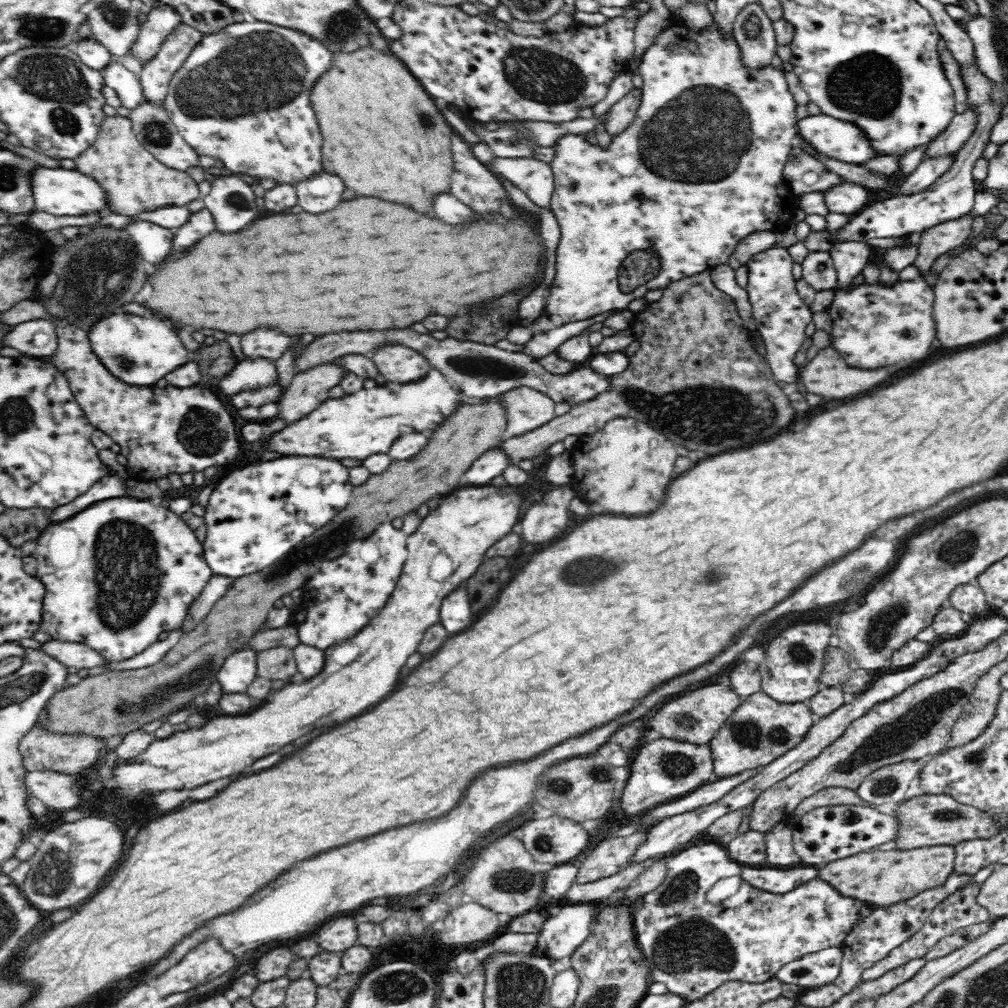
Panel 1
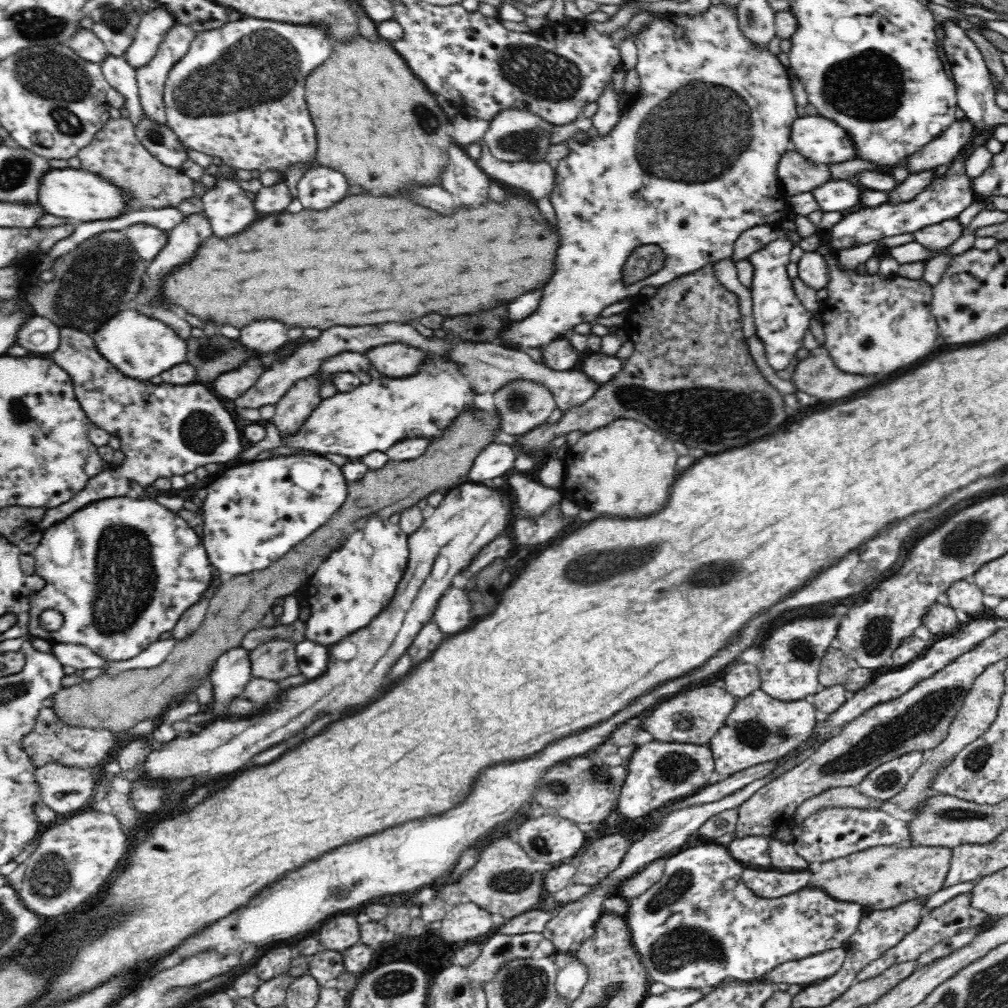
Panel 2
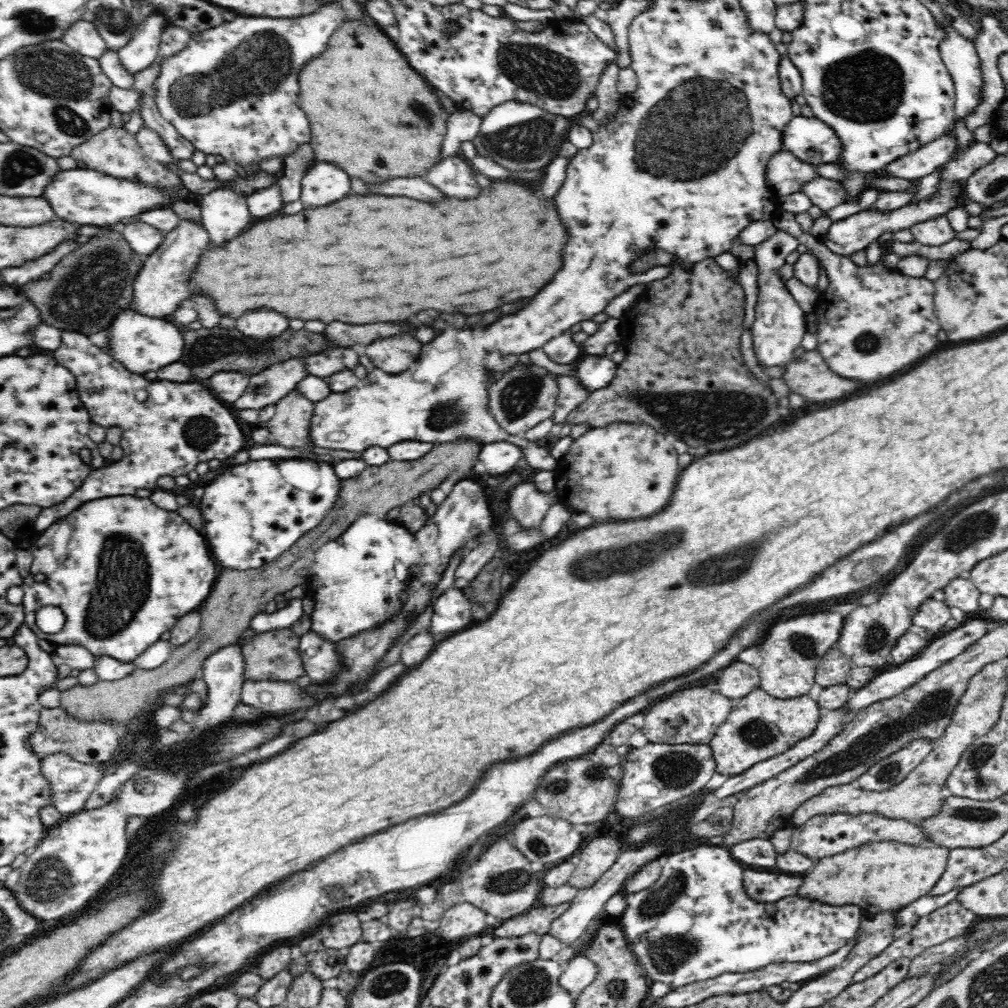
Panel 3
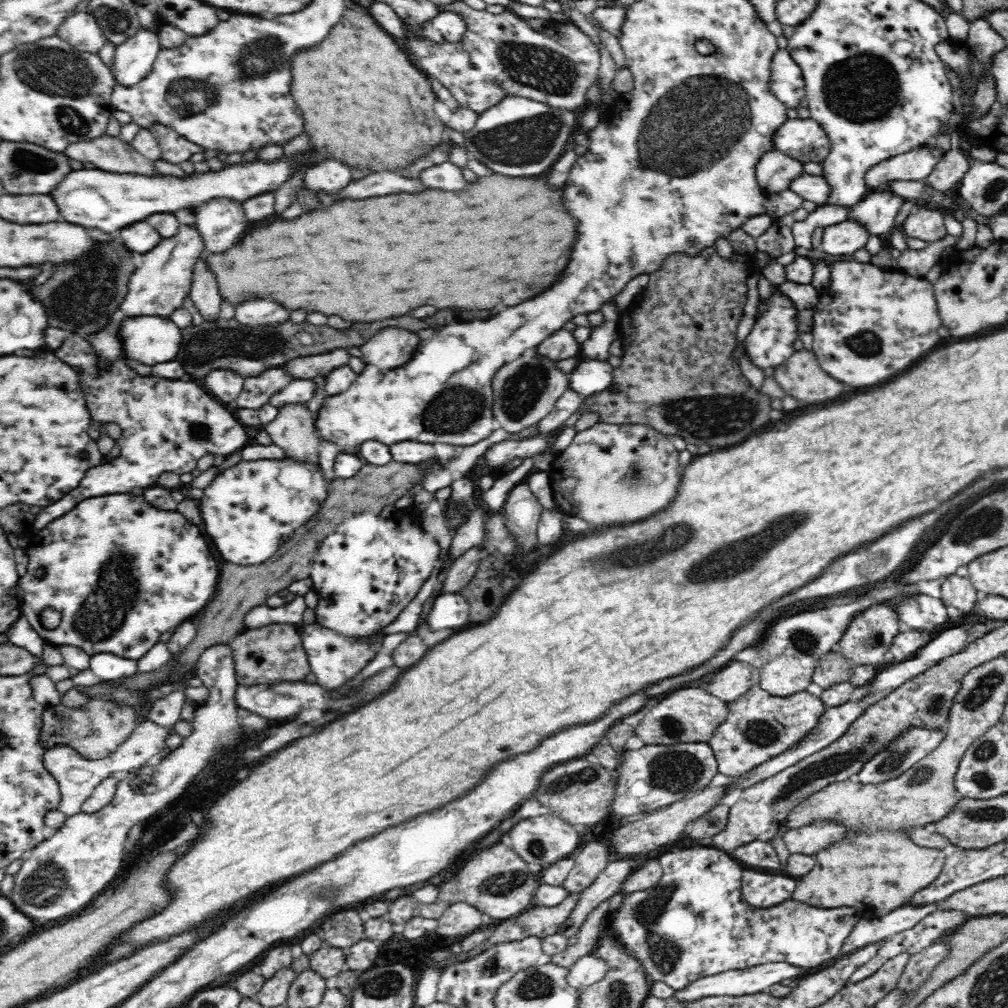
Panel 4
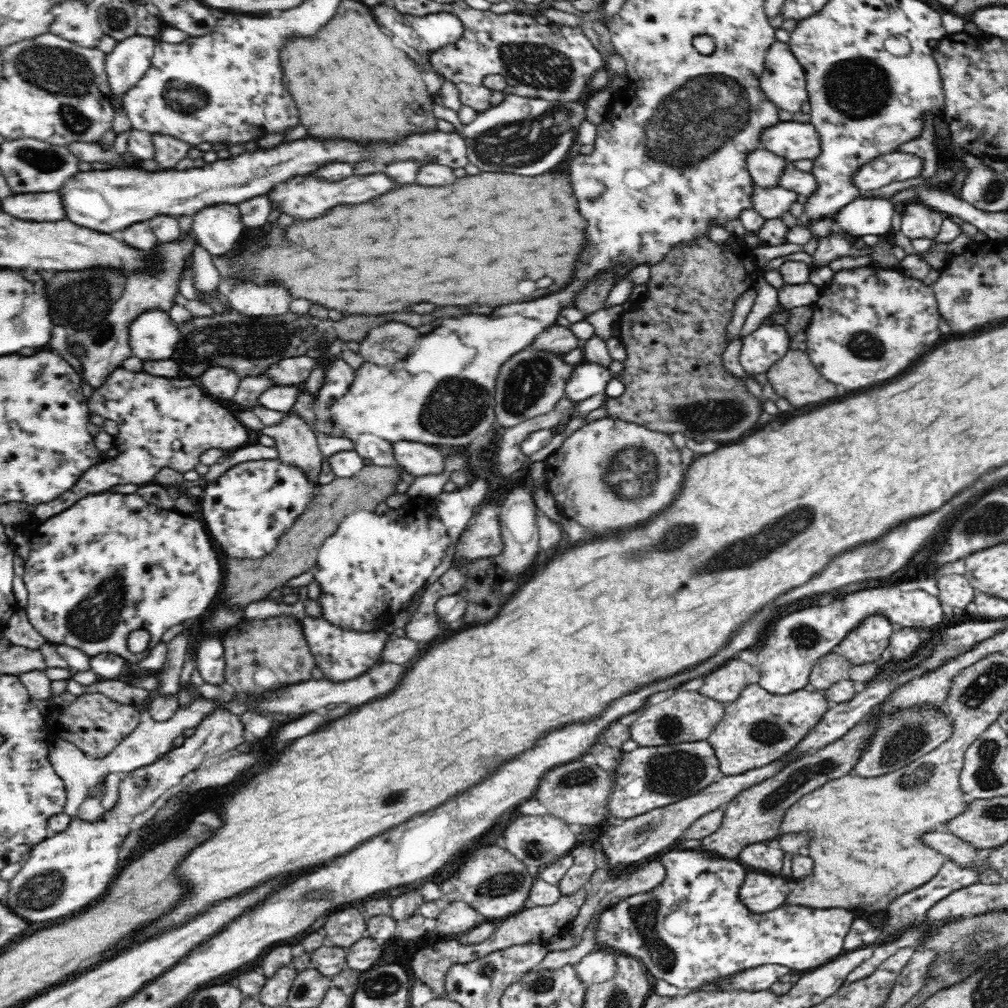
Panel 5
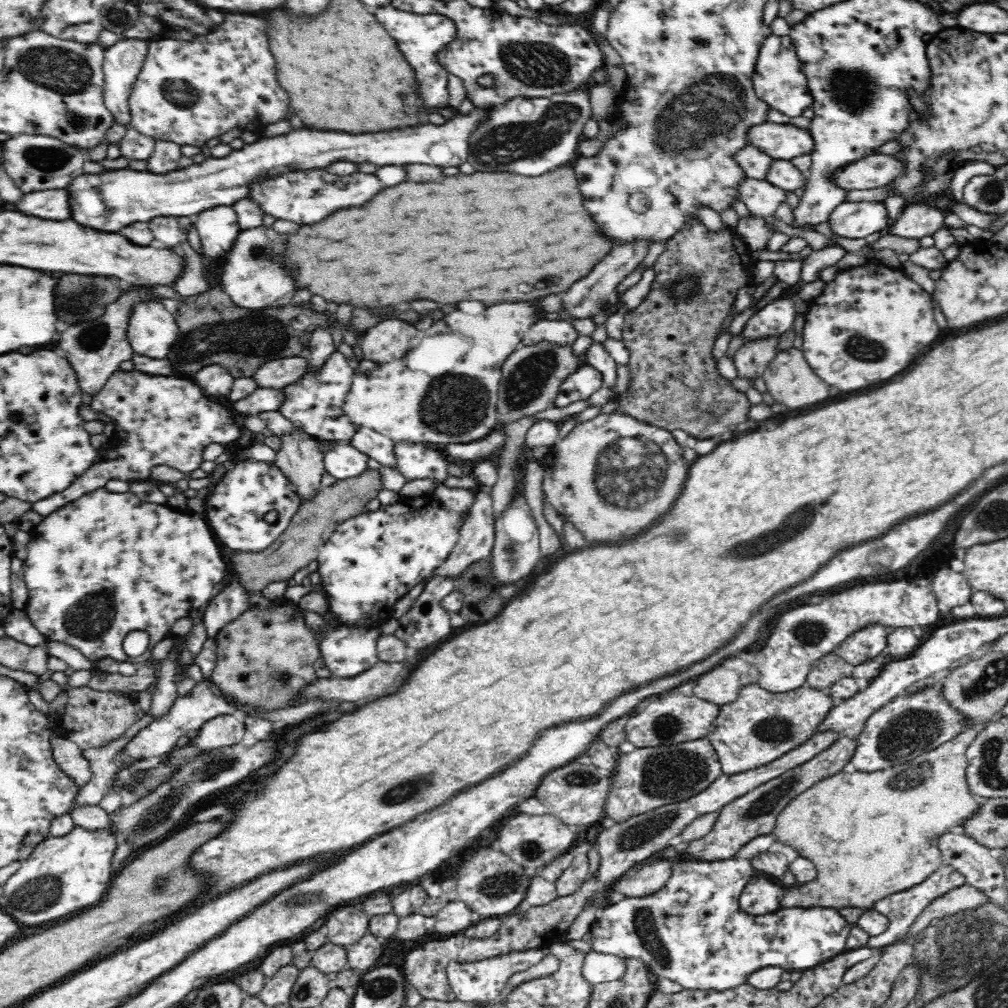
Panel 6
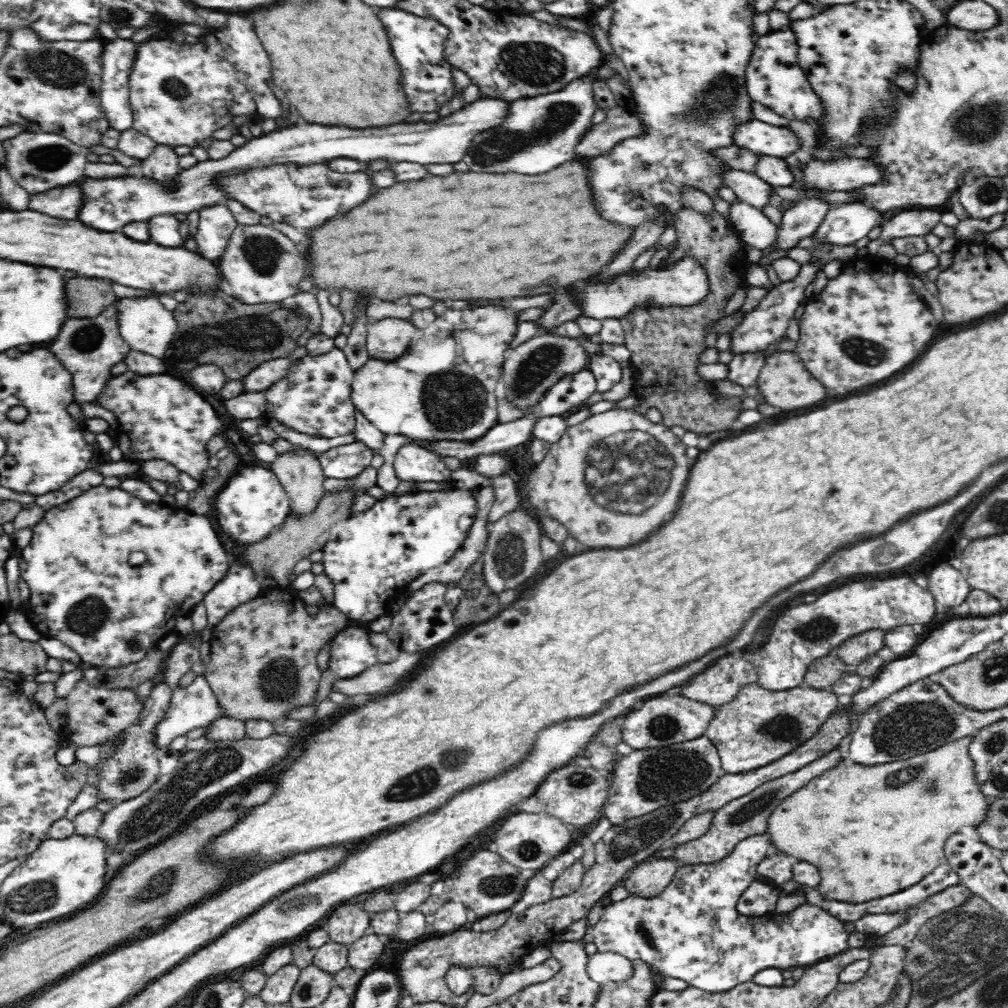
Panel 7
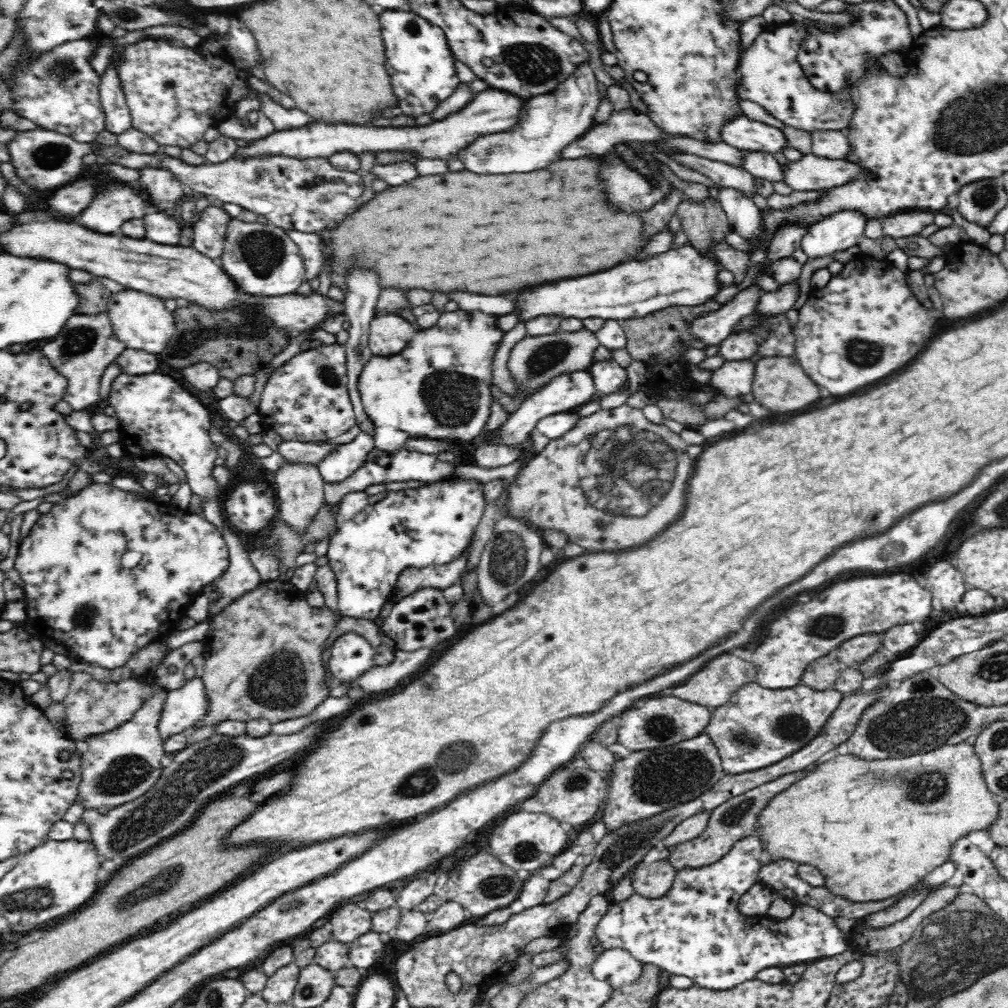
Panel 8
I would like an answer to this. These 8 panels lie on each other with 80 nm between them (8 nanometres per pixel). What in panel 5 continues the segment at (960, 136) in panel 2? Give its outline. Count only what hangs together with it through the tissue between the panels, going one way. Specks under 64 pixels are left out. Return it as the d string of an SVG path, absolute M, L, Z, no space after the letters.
M894 151L861 164L851 174L851 185L861 190L876 190L886 184L916 178L922 174L922 159L912 153Z

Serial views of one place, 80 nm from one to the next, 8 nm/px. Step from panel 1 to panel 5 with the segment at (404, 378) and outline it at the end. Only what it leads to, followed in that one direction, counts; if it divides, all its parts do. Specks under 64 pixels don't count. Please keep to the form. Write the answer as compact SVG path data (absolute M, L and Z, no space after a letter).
M400 322L382 324L368 332L368 336L359 342L359 353L363 360L390 369L397 361L414 348L418 330Z

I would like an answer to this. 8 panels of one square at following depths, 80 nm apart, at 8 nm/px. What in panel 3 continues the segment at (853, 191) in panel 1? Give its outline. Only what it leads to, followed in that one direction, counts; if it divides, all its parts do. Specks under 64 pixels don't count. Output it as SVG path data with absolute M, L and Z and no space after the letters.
M822 176L803 182L799 191L810 199L812 205L818 206L822 211L834 209L836 204L845 202L839 182Z

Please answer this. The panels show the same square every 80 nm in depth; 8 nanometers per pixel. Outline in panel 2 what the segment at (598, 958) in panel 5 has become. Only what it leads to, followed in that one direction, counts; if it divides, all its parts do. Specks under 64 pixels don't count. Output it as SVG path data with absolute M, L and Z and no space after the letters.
M571 957L566 966L559 970L556 978L556 989L560 995L566 997L568 1002L578 998L588 982L590 976L590 969L580 961Z

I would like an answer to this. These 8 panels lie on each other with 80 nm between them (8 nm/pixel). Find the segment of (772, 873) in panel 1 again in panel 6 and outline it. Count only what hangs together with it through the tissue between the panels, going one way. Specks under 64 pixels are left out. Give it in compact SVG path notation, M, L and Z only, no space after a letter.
M757 874L739 896L739 909L752 916L769 915L780 910L781 898L787 890L780 881Z

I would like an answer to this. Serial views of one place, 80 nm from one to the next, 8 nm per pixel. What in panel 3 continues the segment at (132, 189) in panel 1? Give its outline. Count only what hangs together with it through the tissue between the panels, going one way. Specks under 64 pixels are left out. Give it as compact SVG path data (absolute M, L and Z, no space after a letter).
M111 125L97 135L91 136L86 142L76 145L69 156L84 162L86 169L94 169L110 176L122 177L130 180L143 180L156 187L178 188L184 184L180 176L166 167L157 163L144 154L134 136L130 136L123 129L123 125Z

